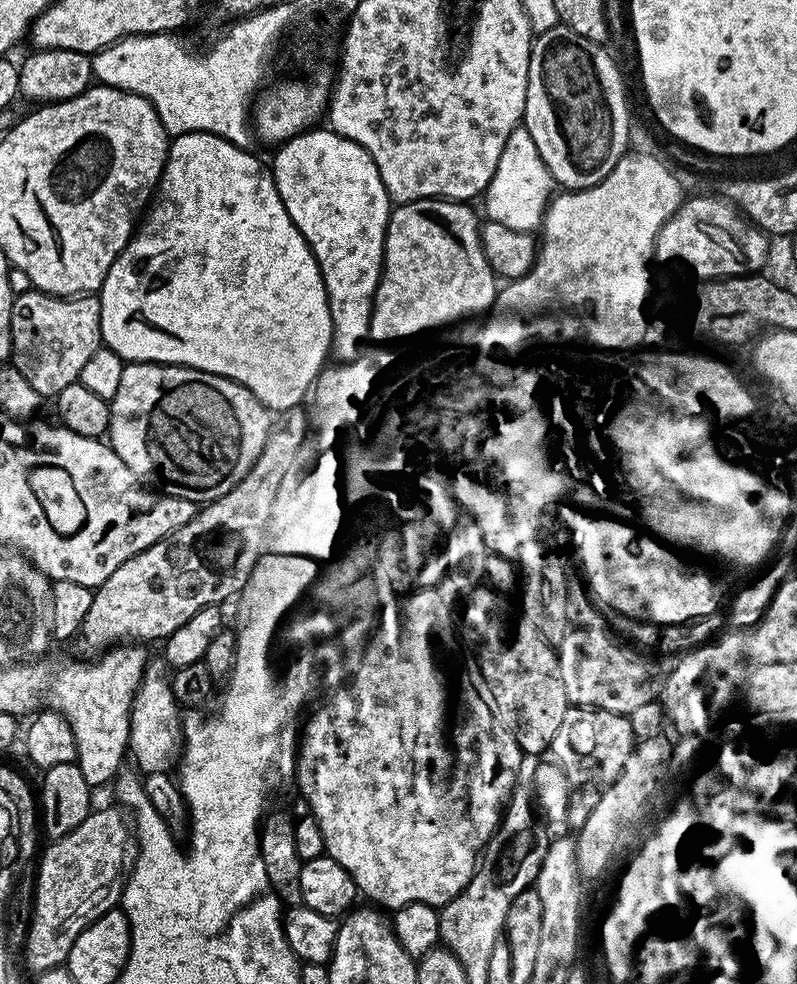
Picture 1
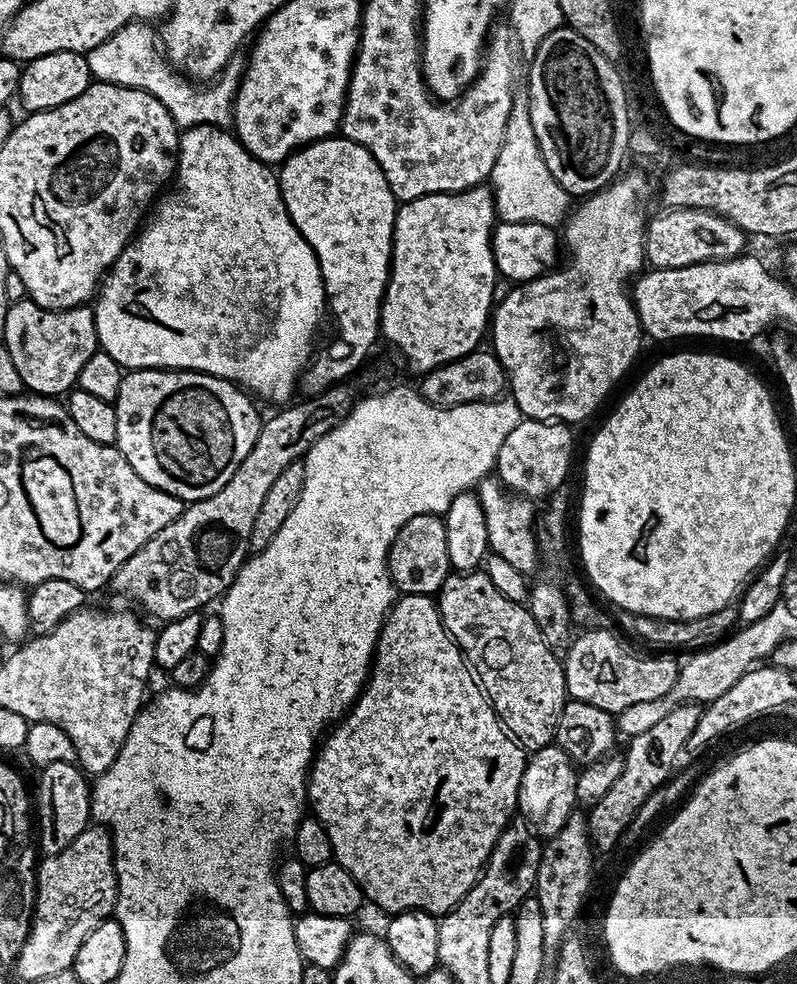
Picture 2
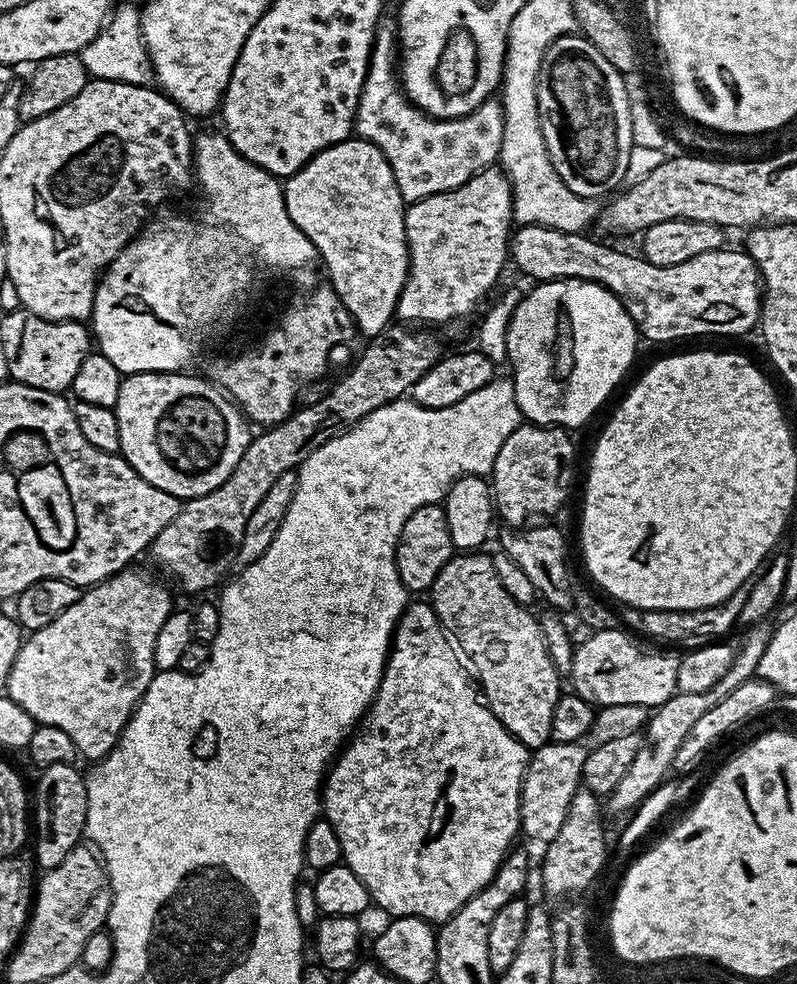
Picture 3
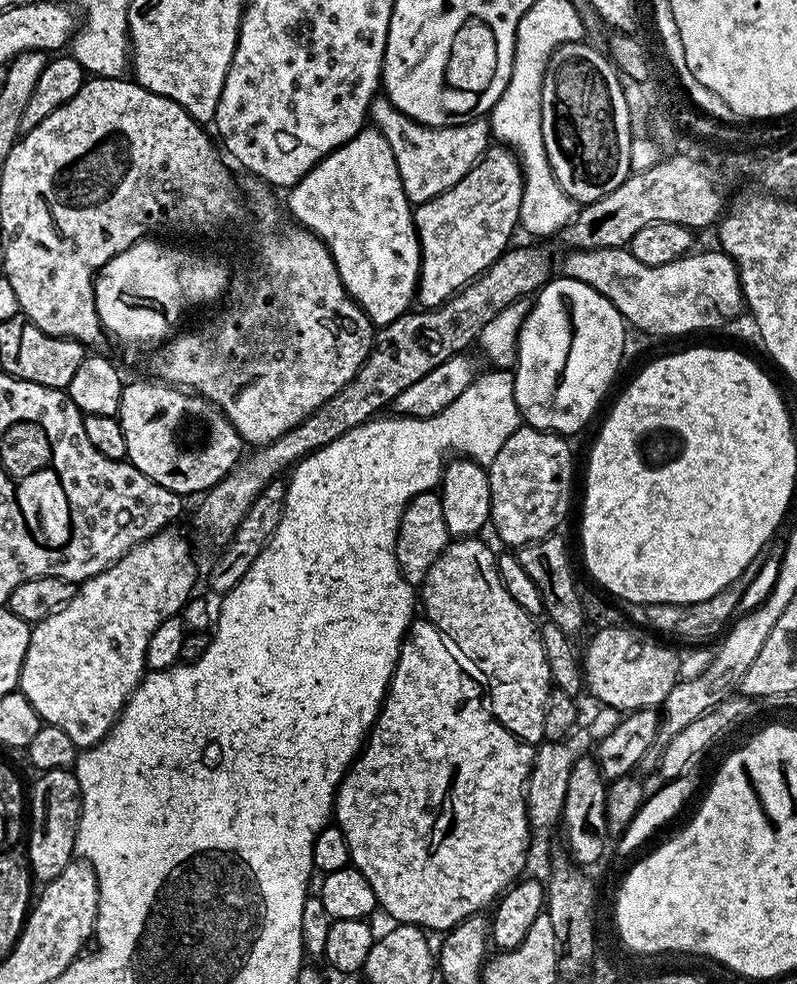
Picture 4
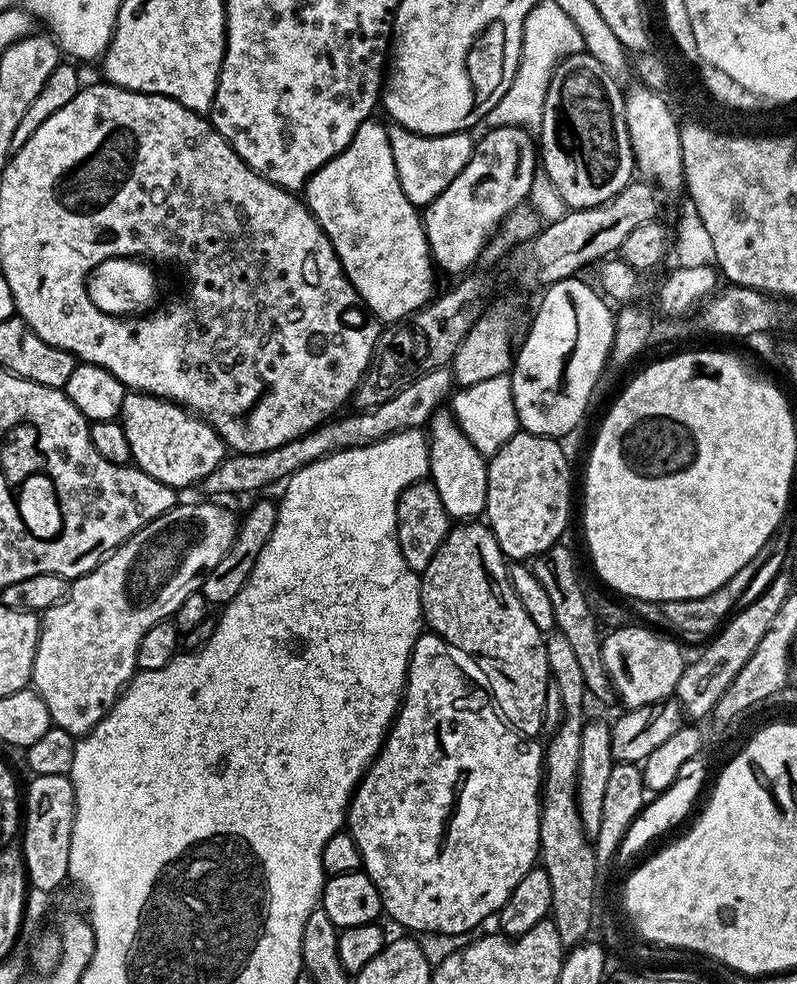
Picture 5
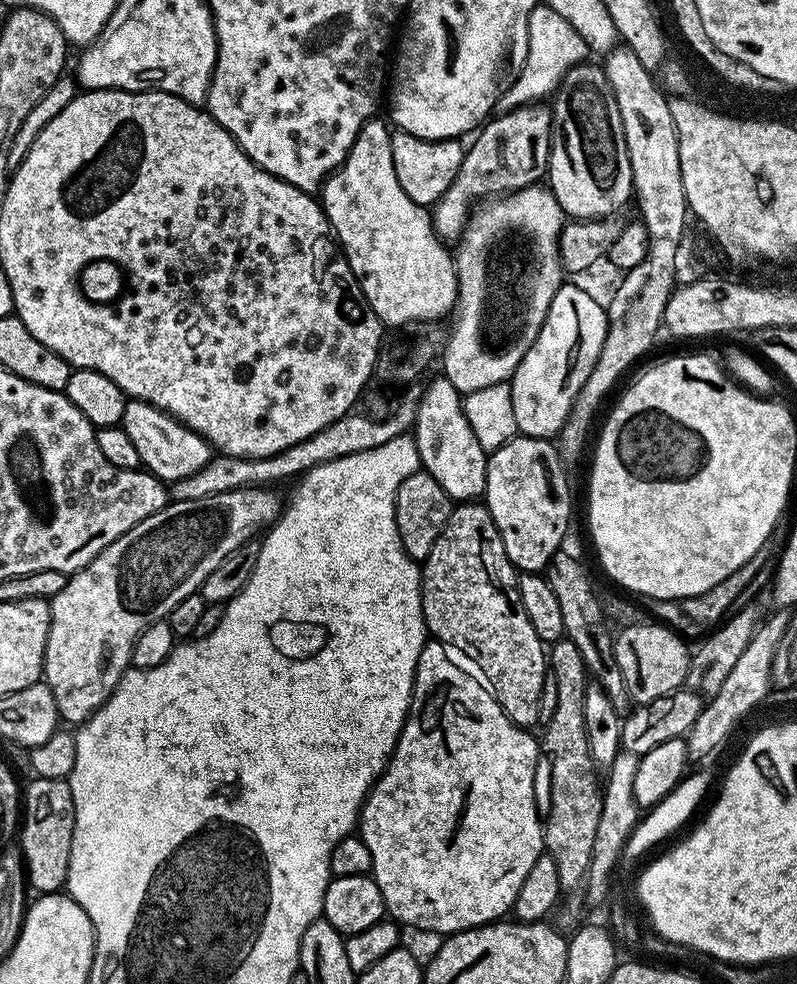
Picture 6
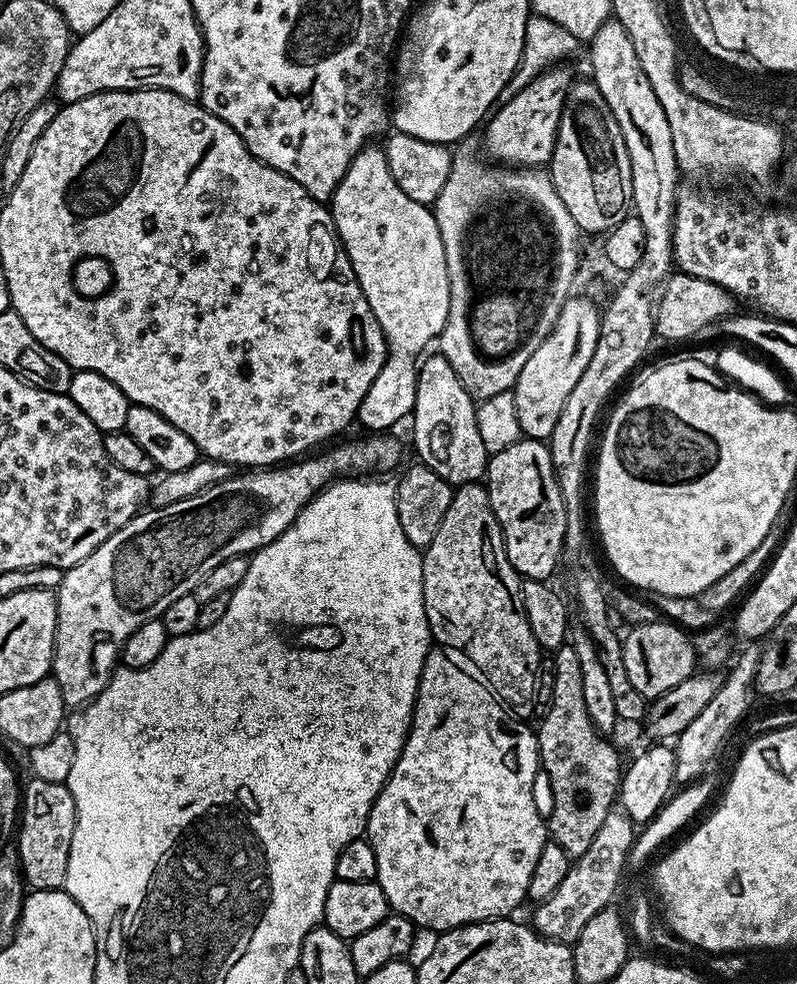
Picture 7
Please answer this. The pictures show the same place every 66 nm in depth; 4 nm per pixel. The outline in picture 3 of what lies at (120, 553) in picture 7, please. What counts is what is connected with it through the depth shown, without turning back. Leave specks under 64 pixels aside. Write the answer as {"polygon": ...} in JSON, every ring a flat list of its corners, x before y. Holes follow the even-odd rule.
{"polygon":[[136,567,123,568,121,572,114,573,100,584,85,587,80,593,78,602,74,602,74,606,66,606,66,610,62,610,62,614,58,614,58,618,54,618,50,626,42,626,42,630,31,633,21,643,18,654,14,658,14,666,10,666,6,695,18,706,22,706,22,710,26,710,26,714,30,714,30,718,35,720,37,725,58,726,58,730,63,730,70,738,70,742,74,742,77,753,81,757,85,756,88,762,101,760,103,756,110,754,110,750,118,742,120,731,126,726,126,722,132,716,132,711,136,709,137,702,142,698,146,686,150,686,152,677,158,671,154,662,154,642,158,639,158,630,162,630,162,622,166,622,168,615,174,611,172,596,168,593,167,586,159,584,150,573]]}

